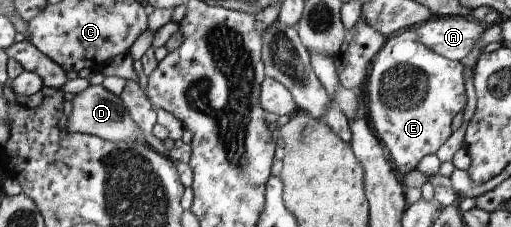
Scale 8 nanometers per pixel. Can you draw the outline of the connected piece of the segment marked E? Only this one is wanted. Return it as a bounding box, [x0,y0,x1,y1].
[360,28,467,177]

